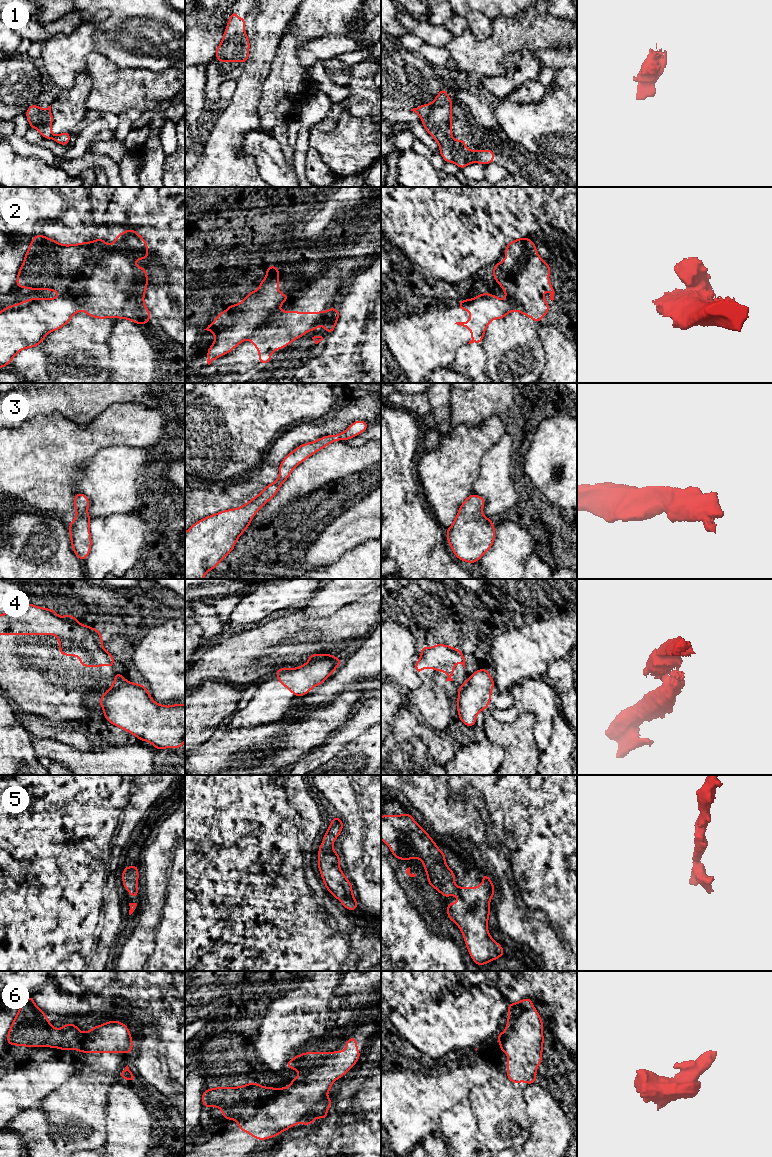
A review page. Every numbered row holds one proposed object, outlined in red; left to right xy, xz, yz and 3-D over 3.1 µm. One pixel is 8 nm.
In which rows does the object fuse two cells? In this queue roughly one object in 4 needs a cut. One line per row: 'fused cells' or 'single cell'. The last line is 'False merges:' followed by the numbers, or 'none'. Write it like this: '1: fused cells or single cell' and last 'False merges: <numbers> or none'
1: single cell
2: fused cells
3: single cell
4: fused cells
5: single cell
6: single cell
False merges: 2, 4

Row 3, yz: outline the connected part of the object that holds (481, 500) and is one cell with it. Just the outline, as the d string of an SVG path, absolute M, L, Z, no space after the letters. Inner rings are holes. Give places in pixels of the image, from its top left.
M472 493L460 506L453 524L446 529L447 540L455 556L465 562L474 564L488 550L495 540L495 528L491 519L485 517L481 509L485 506L485 499Z

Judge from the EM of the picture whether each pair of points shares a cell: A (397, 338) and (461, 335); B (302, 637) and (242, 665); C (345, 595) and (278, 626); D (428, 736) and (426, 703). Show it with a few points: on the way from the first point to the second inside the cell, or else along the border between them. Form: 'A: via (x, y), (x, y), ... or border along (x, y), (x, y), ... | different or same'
A: via (413, 338), (432, 338), (436, 335), (445, 335) | same
B: via (287, 637), (269, 637), (256, 650) | same
C: border along (299, 610), (309, 616), (328, 616) | different
D: border along (410, 708), (436, 731) | different

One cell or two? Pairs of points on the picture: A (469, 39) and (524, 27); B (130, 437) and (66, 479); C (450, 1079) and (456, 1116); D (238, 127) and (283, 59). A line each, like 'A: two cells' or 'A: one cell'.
A: one cell
B: one cell
C: two cells
D: two cells

